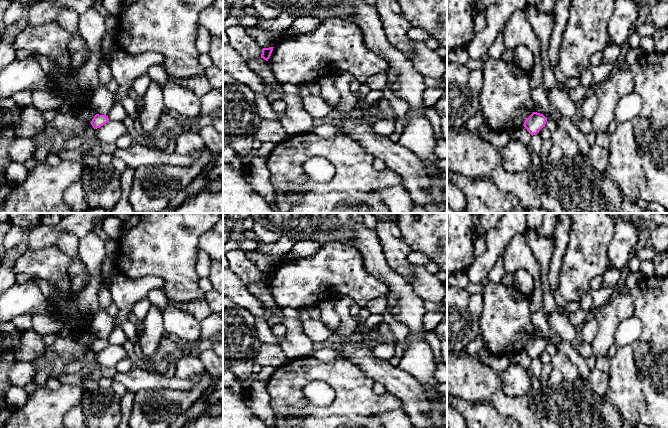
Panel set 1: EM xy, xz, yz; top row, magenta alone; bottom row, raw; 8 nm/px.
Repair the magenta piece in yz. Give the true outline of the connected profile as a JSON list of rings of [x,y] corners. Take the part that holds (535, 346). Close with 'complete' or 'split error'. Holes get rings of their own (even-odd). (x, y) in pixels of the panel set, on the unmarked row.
[[[533,336],[528,342],[526,342],[523,350],[533,360],[545,351],[546,346],[547,342],[543,338]]]; complete

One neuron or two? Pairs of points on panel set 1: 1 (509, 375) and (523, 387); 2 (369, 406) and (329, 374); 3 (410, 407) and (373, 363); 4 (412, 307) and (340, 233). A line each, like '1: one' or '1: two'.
1: one
2: one
3: one
4: one

